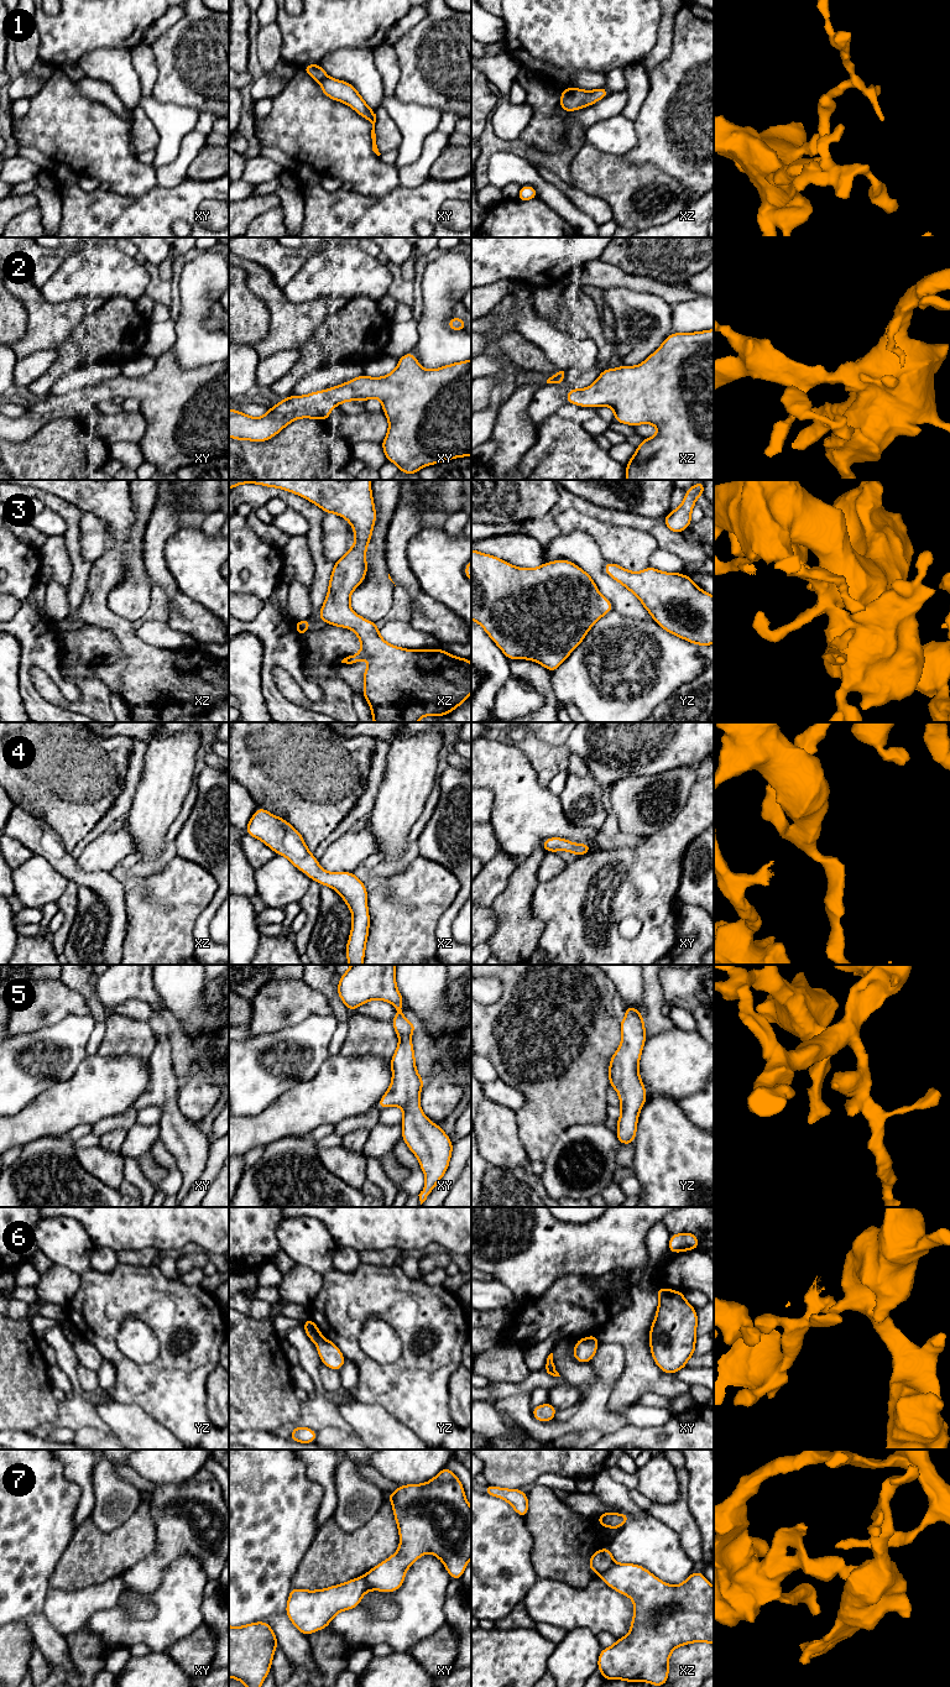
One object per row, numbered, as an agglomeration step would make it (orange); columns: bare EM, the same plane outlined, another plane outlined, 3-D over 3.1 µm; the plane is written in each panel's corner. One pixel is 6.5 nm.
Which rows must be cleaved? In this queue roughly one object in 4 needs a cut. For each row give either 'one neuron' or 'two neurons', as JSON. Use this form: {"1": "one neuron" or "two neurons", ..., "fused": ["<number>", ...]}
{"1": "two neurons", "2": "one neuron", "3": "one neuron", "4": "one neuron", "5": "one neuron", "6": "two neurons", "7": "two neurons", "fused": ["1", "6", "7"]}

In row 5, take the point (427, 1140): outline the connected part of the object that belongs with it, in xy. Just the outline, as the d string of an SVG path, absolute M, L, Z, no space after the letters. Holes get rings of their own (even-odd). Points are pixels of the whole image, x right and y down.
M351 965L345 973L340 975L336 993L349 1012L372 999L386 1001L397 1008L396 1017L391 1020L400 1038L391 1057L392 1081L376 1106L379 1108L396 1106L403 1109L402 1139L418 1158L419 1168L426 1175L426 1185L418 1195L422 1205L447 1172L453 1143L419 1107L424 1080L417 1072L411 1040L416 1023L408 1022L402 1013L404 1001L396 986L396 966Z

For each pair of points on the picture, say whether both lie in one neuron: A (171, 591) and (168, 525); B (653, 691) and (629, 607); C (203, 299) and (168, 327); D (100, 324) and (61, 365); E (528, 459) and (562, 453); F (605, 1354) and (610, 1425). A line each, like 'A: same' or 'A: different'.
A: same
B: different
C: different
D: same
E: same
F: same

